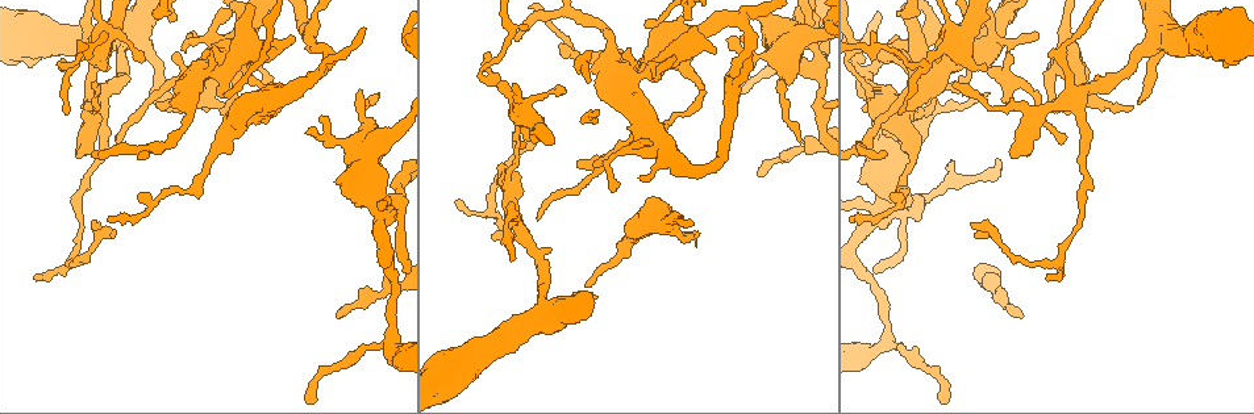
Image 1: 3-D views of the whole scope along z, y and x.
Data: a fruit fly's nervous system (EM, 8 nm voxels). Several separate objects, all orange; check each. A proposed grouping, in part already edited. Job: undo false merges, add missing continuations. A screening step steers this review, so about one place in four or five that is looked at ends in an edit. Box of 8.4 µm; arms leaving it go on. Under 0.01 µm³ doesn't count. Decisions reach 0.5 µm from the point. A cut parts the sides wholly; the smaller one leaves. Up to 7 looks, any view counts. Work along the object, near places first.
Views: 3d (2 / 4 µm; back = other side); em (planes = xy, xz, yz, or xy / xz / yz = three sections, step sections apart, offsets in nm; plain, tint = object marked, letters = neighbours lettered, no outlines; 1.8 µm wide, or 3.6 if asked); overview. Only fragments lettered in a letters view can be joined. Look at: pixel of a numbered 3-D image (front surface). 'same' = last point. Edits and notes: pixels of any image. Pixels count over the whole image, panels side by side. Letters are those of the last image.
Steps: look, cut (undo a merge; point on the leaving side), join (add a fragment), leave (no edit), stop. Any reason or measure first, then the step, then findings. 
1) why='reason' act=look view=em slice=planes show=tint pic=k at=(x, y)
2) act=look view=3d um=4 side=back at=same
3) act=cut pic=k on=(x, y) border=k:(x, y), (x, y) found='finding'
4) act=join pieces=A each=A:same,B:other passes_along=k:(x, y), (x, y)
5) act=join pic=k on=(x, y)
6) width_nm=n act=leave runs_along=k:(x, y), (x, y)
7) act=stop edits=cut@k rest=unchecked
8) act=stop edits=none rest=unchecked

act=look view=em slice=planes show=letters pic=1 at=(887, 345)

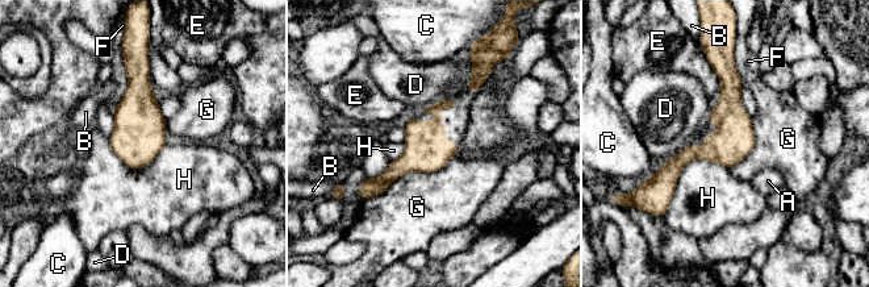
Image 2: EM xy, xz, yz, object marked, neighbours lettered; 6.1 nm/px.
longest_contact=G:650nm act=leave each=A:other,B:other,C:other,D:other,E:other,F:other,G:other,H:other border=2:(456, 156), (363, 199) found='one neuron here'

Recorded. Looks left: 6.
act=look view=em slice=planes show=tint pic=1 at=(342, 317)

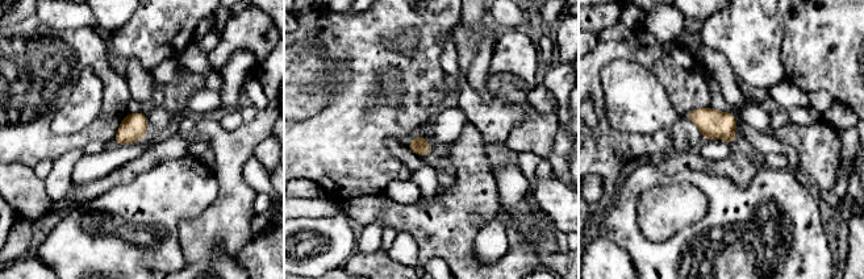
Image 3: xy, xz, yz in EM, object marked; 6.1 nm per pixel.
why='see the neighbours' act=look view=em slice=planes show=letters at=same

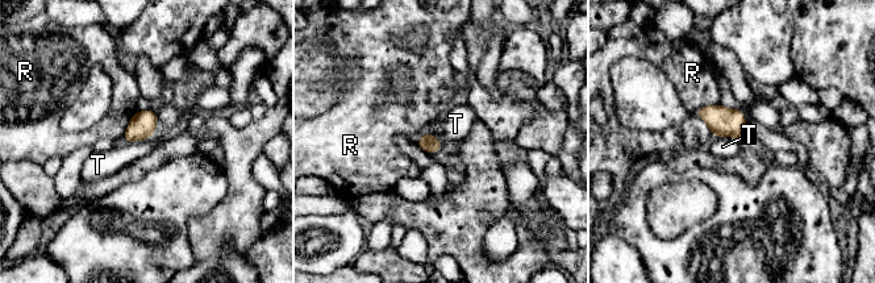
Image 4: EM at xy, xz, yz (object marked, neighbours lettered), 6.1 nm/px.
act=leave each=R:other,T:other border=4:(154, 132), (142, 140), (123, 141) found='no lettered fragment goes on from it'

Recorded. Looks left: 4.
why='abrupt turn' act=look view=3d um=4 pic=1 at=(186, 41)

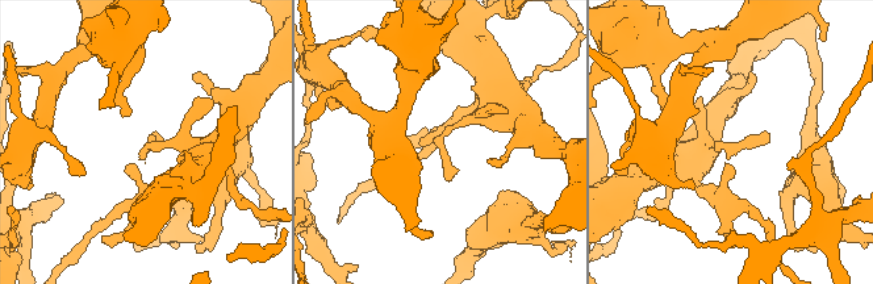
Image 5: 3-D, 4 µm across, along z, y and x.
act=look view=em slice=xy step=8 show=tint pic=5 at=(438, 141)

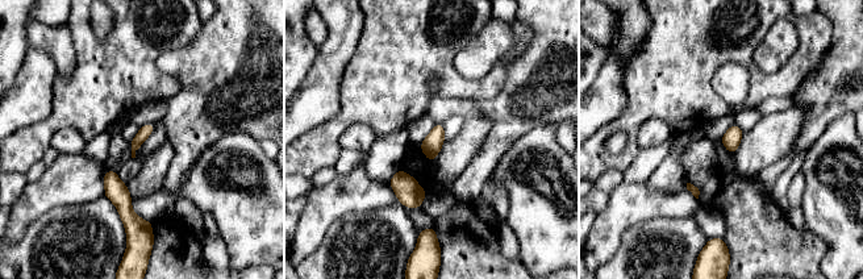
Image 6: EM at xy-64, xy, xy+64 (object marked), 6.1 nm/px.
act=look view=em slice=xy step=8 show=letters at=same

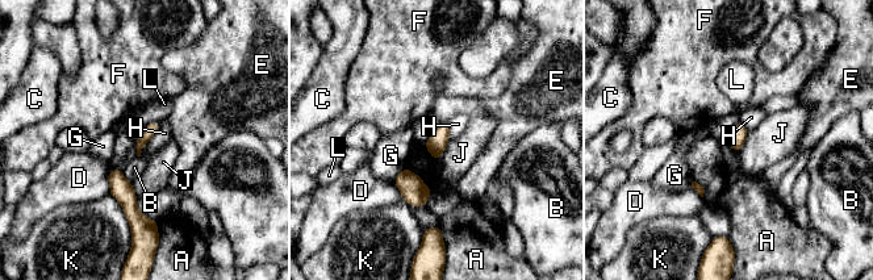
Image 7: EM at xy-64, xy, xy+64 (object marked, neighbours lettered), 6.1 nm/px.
width_nm=80 longest_contact=K:280nm act=leave each=A:other,B:other,C:other,D:other,E:other,F:other,G:other,H:other,J:other,K:other,L:other found='continuous, no second neuron'

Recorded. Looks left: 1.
act=stop edits=none rest=unchecked

